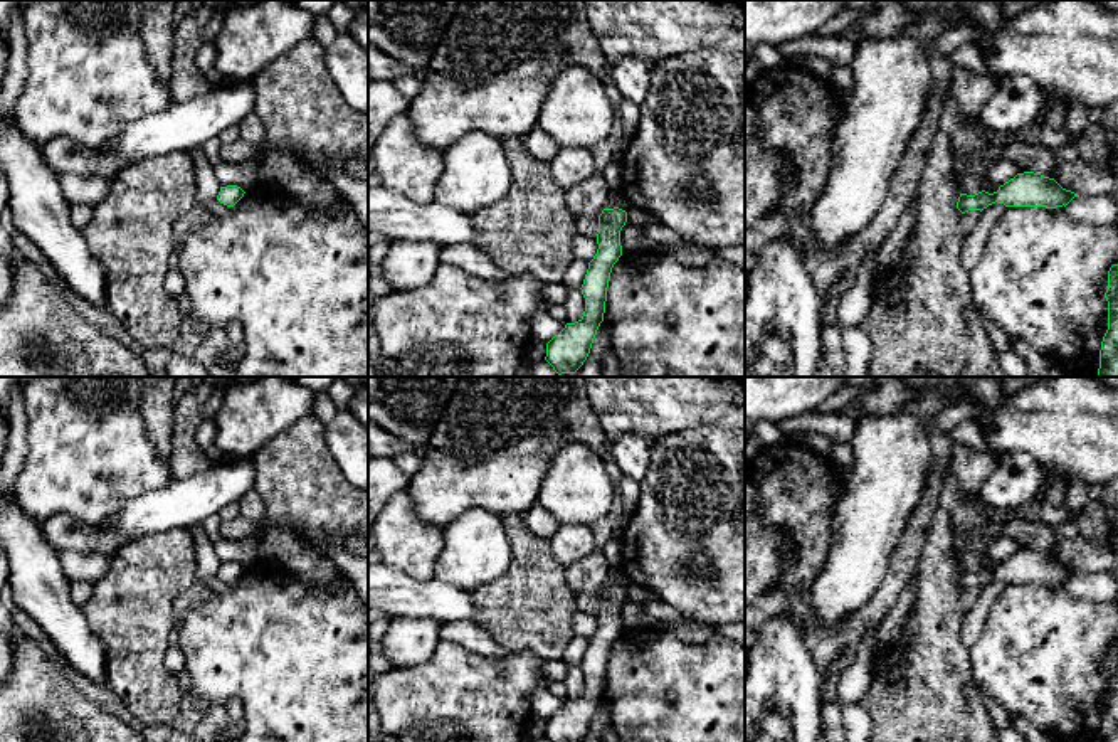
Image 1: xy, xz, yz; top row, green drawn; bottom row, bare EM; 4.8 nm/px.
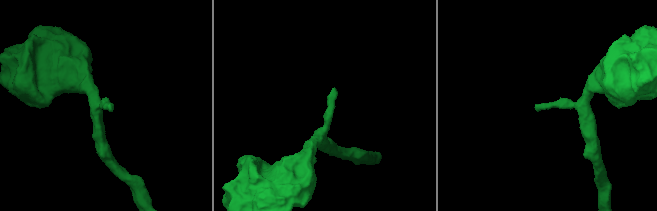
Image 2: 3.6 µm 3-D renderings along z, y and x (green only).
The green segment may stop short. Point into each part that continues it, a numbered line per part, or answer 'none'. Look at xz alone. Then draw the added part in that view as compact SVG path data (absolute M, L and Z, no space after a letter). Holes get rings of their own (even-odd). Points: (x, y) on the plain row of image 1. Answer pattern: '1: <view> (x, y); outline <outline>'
none

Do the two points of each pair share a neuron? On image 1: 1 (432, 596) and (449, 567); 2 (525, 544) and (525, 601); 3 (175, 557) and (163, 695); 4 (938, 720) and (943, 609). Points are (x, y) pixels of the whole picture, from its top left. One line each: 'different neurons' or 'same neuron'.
1: different neurons
2: same neuron
3: same neuron
4: same neuron

